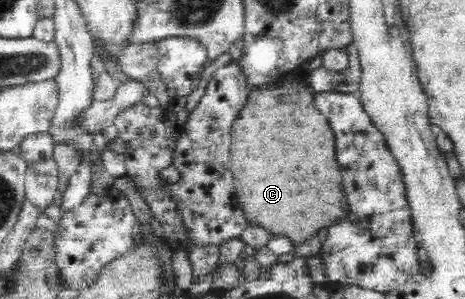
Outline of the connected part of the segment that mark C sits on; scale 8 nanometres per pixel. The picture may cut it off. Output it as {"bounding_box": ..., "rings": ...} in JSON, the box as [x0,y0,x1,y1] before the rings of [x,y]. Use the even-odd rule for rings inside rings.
{"bounding_box":[231,79,349,245],"rings":[[[292,79],[279,86],[272,81],[250,88],[247,106],[241,110],[239,118],[235,118],[231,134],[234,187],[247,220],[264,226],[272,235],[288,236],[295,245],[316,236],[321,228],[328,227],[337,218],[347,216],[349,210],[341,186],[341,170],[335,160],[335,134],[329,119],[317,108],[314,94],[310,85]],[[281,134],[285,134],[285,140],[289,138],[289,144],[297,142],[297,146],[277,146]]]}

